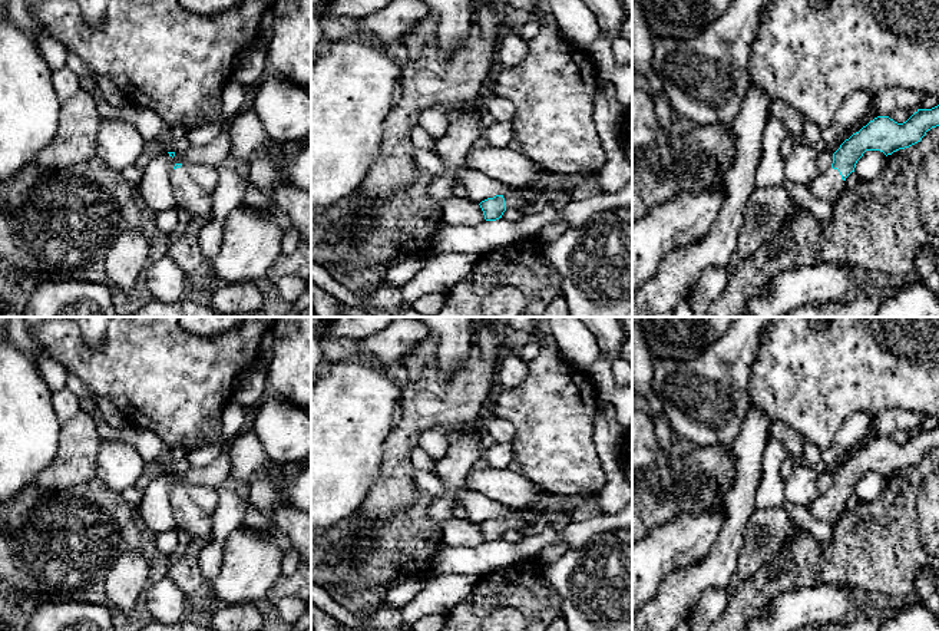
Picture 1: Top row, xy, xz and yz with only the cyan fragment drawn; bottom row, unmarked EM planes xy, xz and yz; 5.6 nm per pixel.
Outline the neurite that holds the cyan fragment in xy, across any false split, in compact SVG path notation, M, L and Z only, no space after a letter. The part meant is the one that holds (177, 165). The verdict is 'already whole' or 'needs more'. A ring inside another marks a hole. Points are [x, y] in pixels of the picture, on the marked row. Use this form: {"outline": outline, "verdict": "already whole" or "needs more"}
{"outline": "M175 163L169 178L176 205L198 219L211 221L212 194L219 181L218 169L205 163Z", "verdict": "needs more"}

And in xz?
{"outline": "M510 188L509 192L503 195L496 195L493 198L487 198L482 201L479 205L483 211L486 221L496 221L502 218L506 209L532 205L533 204L532 196L535 192L539 192L539 189Z", "verdict": "needs more"}

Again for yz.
{"outline": "M939 105L917 109L906 122L897 123L889 116L877 116L846 139L833 153L831 168L817 174L807 185L819 199L830 202L846 191L846 178L854 172L866 151L880 151L886 156L922 141L928 131L939 126Z", "verdict": "needs more"}

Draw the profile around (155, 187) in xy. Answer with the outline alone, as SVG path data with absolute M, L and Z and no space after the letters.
M227 128L209 145L189 146L186 151L175 153L173 158L168 152L159 153L143 168L138 185L139 192L155 212L169 209L176 205L169 178L176 163L205 163L218 168L229 162L229 155L231 136Z

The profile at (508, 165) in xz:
M476 143L466 156L466 166L479 171L509 188L532 188L555 195L571 192L588 175L548 172L528 159L516 145L493 148Z

